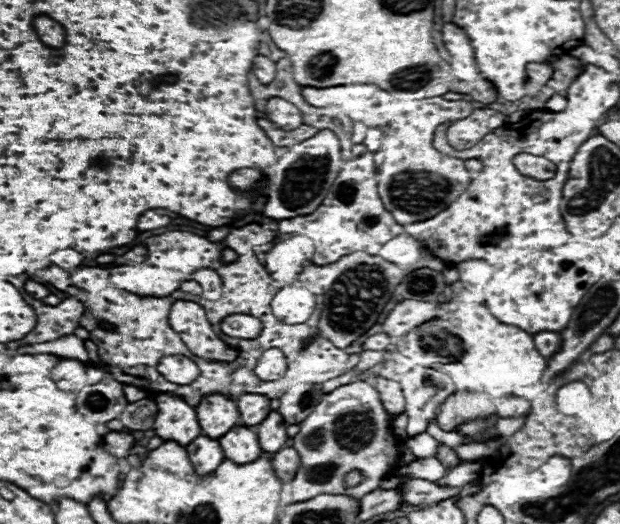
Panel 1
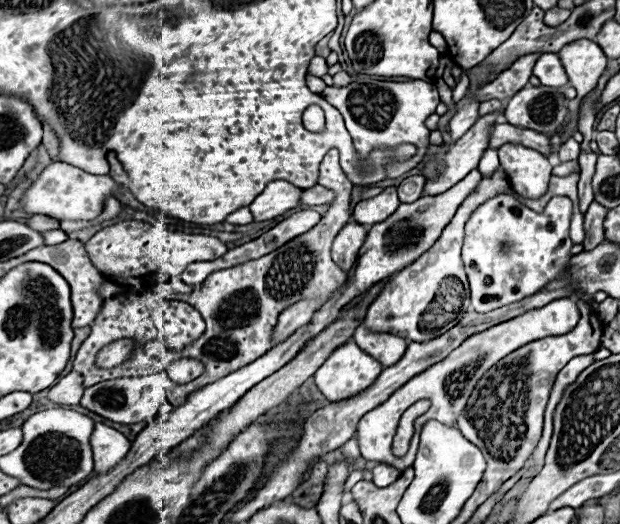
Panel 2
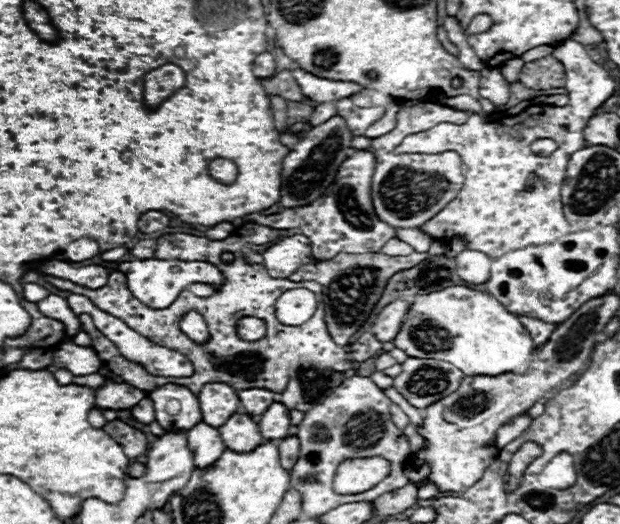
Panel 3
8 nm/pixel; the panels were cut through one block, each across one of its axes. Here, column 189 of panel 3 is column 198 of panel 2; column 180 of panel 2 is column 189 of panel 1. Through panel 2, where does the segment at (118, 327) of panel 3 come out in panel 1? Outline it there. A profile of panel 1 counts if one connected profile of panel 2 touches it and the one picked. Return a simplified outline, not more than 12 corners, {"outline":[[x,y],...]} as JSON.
{"outline":[[166,356],[158,372],[174,384],[190,384],[200,370],[190,358]]}

